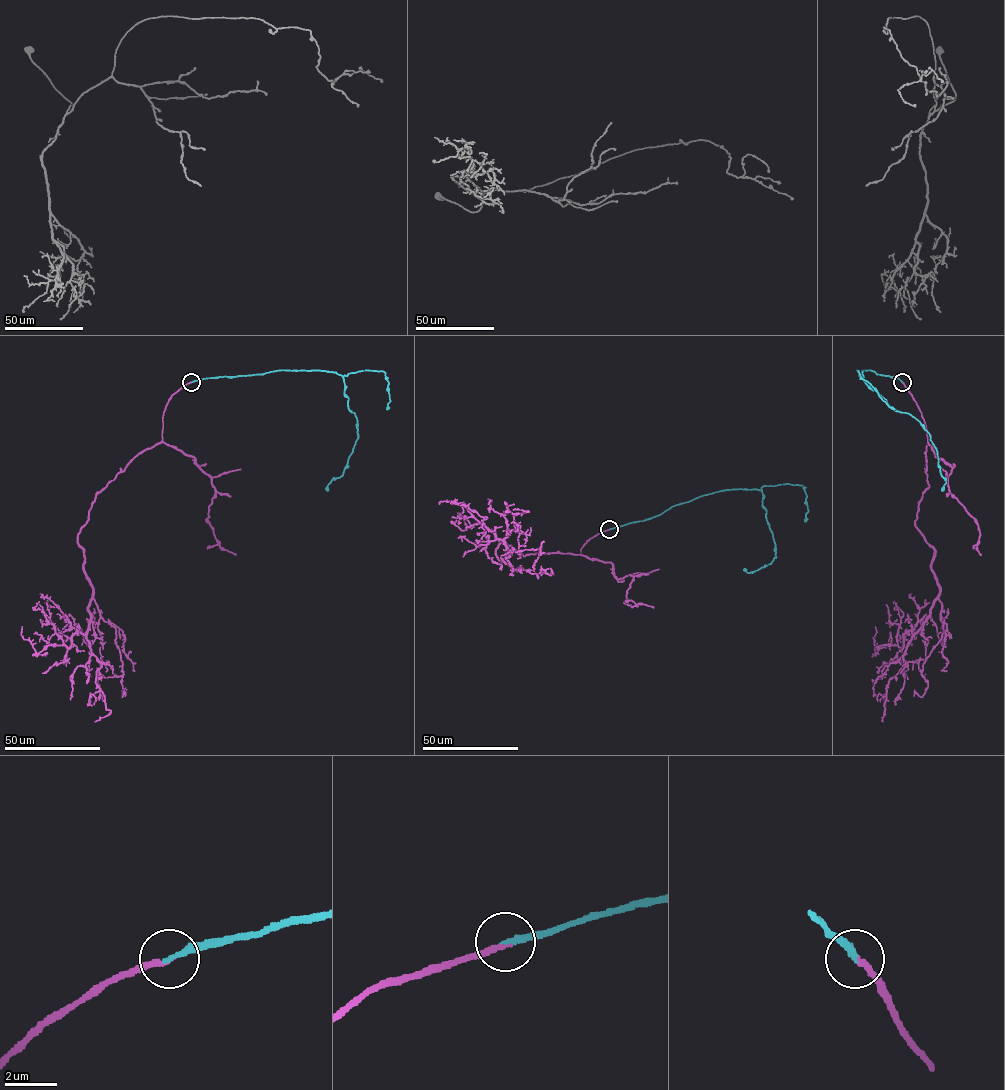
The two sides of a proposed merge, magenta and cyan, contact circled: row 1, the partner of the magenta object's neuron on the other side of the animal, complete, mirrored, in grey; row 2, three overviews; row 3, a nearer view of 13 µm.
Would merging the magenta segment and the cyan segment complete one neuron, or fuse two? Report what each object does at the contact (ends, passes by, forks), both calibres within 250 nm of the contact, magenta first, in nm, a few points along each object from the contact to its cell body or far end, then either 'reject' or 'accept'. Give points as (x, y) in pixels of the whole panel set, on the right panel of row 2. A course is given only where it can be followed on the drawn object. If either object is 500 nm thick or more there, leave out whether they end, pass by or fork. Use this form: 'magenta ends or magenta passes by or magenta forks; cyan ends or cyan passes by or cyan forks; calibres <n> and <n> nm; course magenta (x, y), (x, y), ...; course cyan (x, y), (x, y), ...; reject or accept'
magenta ends; cyan ends; calibres 200 and 240 nm; course magenta (902, 382), (926, 430), (929, 486), (915, 526), (934, 550), (939, 596), (890, 679), (882, 721); course cyan (902, 382), (893, 376), (862, 370), (865, 382), (891, 407), (914, 417), (927, 431), (946, 481), (942, 491); accept

